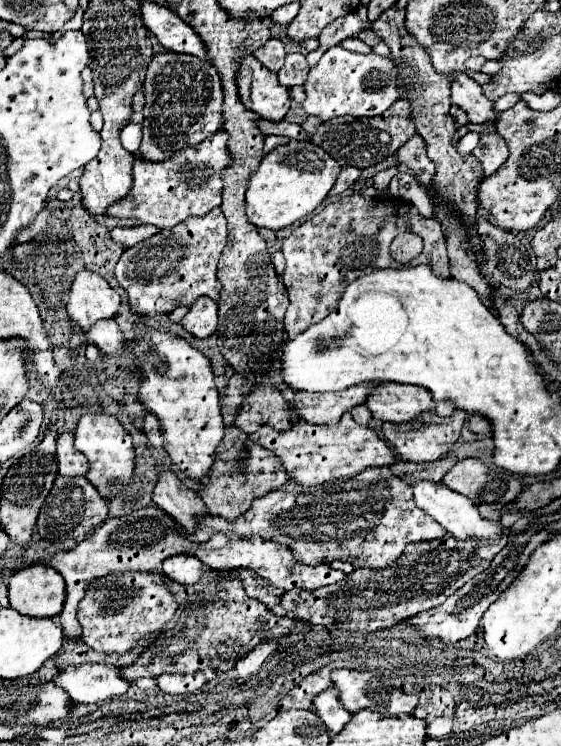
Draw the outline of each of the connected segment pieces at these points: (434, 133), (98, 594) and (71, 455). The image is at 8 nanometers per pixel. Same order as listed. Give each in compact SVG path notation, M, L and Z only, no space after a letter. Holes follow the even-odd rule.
M388 8L374 24L372 30L388 44L390 56L394 60L394 66L398 66L398 88L402 88L402 100L410 102L410 118L416 126L416 132L426 140L428 156L436 164L436 174L434 174L434 184L430 184L430 192L438 200L446 200L454 212L462 212L462 224L466 228L474 226L476 222L476 210L478 210L478 200L476 200L476 190L480 180L484 178L482 166L472 155L460 156L456 152L456 144L452 144L452 136L456 132L452 116L449 114L450 102L450 78L442 76L436 72L430 64L428 52L406 32L404 26L404 16L406 10L398 8ZM463 157L463 158L462 158ZM477 164L477 167L475 167Z
M112 574L96 580L78 604L78 620L82 626L82 640L96 652L128 652L146 634L160 632L176 612L176 600L164 586L162 574Z
M64 432L58 438L58 466L60 466L60 474L62 476L86 476L88 472L88 460L86 456L82 456L82 452L78 452L74 448L74 440L72 434Z

